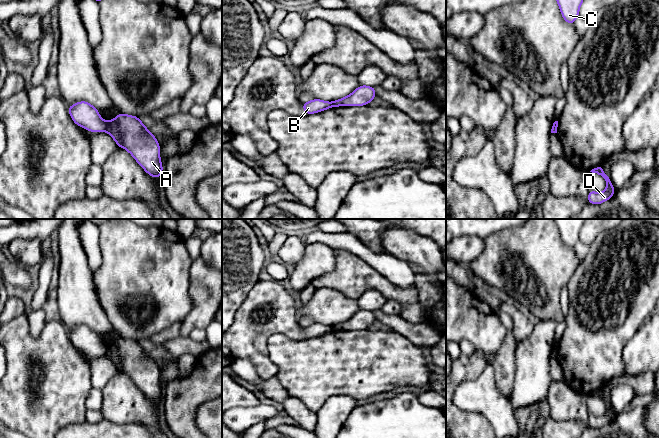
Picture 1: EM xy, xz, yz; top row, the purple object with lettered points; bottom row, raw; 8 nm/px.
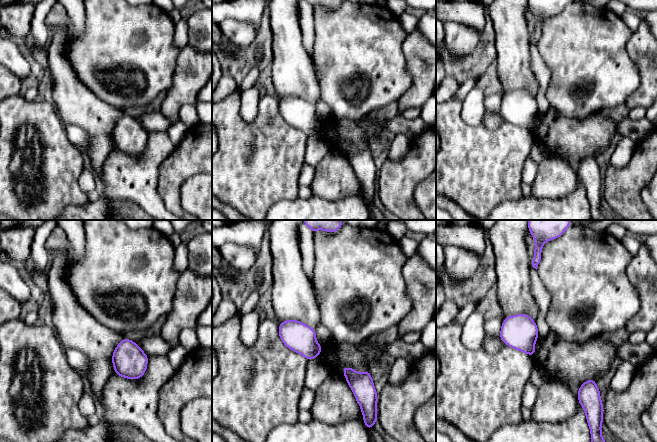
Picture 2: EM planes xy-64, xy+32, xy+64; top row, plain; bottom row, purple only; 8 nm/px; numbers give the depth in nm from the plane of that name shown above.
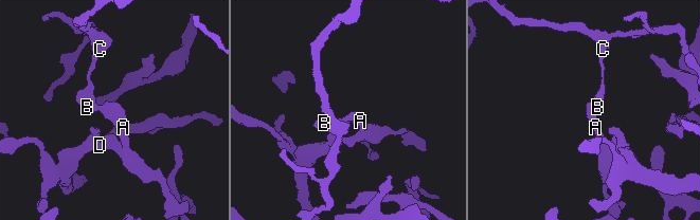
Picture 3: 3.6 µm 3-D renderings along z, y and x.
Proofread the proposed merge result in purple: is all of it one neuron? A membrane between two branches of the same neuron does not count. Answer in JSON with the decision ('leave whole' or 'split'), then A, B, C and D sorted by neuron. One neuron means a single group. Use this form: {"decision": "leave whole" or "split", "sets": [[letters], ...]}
{"decision": "split", "sets": [["A", "D"], ["B", "C"]]}

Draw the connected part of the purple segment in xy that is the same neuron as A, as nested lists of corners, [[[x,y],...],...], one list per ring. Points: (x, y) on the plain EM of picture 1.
[[[119,336],[118,340],[108,346],[106,354],[118,371],[126,373],[137,387],[153,402],[159,402],[163,396],[160,384],[160,370],[155,360],[144,350],[140,342]]]

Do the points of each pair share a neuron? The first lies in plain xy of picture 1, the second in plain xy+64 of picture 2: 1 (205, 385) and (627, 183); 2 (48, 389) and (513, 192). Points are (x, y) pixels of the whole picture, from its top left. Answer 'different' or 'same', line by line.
1: same
2: same

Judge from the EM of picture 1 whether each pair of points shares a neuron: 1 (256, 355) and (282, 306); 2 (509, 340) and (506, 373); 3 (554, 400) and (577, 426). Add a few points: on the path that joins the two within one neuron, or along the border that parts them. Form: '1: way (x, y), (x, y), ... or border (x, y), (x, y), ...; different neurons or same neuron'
1: way (250, 341), (250, 337), (261, 326), (274, 319); same neuron
2: way (507, 348), (506, 365); same neuron
3: border (551, 418), (557, 421), (579, 420), (585, 426); different neurons

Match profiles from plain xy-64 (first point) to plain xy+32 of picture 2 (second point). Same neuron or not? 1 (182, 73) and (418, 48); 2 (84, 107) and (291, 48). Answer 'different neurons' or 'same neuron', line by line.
1: same neuron
2: same neuron

